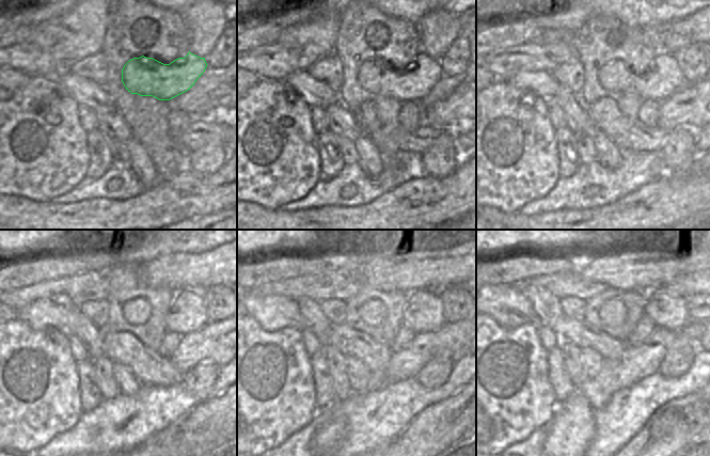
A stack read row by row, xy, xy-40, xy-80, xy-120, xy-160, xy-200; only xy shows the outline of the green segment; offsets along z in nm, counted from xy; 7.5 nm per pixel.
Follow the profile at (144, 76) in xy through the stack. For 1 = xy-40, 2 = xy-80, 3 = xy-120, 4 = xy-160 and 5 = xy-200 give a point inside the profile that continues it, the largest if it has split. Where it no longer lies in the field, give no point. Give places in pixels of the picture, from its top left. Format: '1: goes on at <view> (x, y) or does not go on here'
1: goes on at xy-40 (415, 81)
2: goes on at xy-80 (664, 77)
3: goes on at xy-120 (187, 314)
4: goes on at xy-160 (423, 312)
5: goes on at xy-200 (666, 310)

